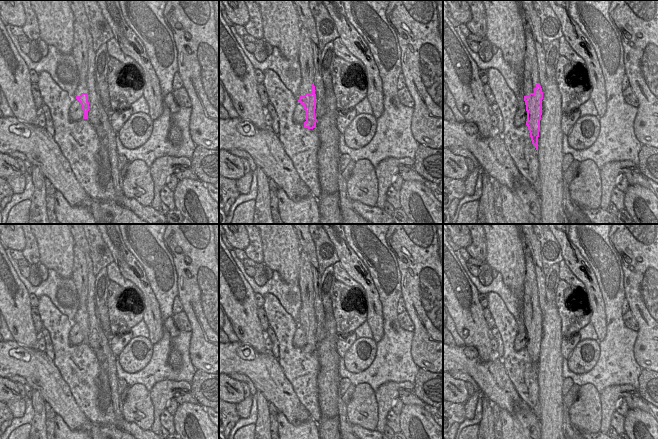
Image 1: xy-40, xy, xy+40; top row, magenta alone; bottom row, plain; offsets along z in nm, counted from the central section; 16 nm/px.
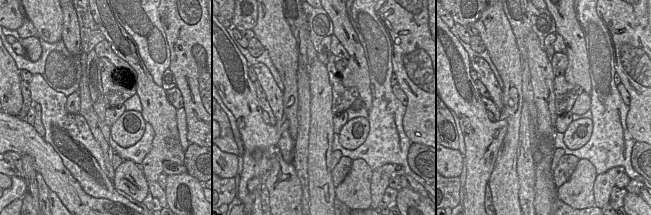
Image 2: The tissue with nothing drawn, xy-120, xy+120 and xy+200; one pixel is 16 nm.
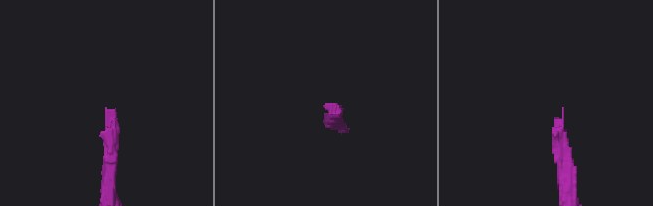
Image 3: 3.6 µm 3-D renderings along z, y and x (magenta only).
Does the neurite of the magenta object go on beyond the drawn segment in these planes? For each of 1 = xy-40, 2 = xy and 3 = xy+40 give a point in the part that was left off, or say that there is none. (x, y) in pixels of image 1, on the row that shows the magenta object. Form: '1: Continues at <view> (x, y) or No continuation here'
1: Continues at xy-40 (79, 51)
2: Continues at xy (305, 57)
3: Continues at xy+40 (530, 76)

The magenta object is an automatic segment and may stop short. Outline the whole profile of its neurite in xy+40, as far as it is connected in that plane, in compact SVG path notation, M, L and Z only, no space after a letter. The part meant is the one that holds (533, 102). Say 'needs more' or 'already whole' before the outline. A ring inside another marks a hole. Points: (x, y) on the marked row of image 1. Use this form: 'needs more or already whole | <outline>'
needs more | M525 31L525 43L523 93L527 111L526 125L538 154L543 92L539 83L536 49L531 31Z

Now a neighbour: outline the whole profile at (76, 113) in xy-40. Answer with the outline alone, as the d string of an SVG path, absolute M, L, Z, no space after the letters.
M72 99L72 103L69 109L69 119L71 121L79 121L83 119L84 112L80 102L76 99Z

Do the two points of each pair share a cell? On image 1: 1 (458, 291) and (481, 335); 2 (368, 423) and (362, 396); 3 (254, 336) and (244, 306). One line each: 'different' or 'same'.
1: same
2: same
3: same

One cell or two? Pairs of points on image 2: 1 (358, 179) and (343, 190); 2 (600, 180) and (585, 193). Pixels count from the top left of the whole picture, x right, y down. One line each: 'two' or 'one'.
1: one
2: two

